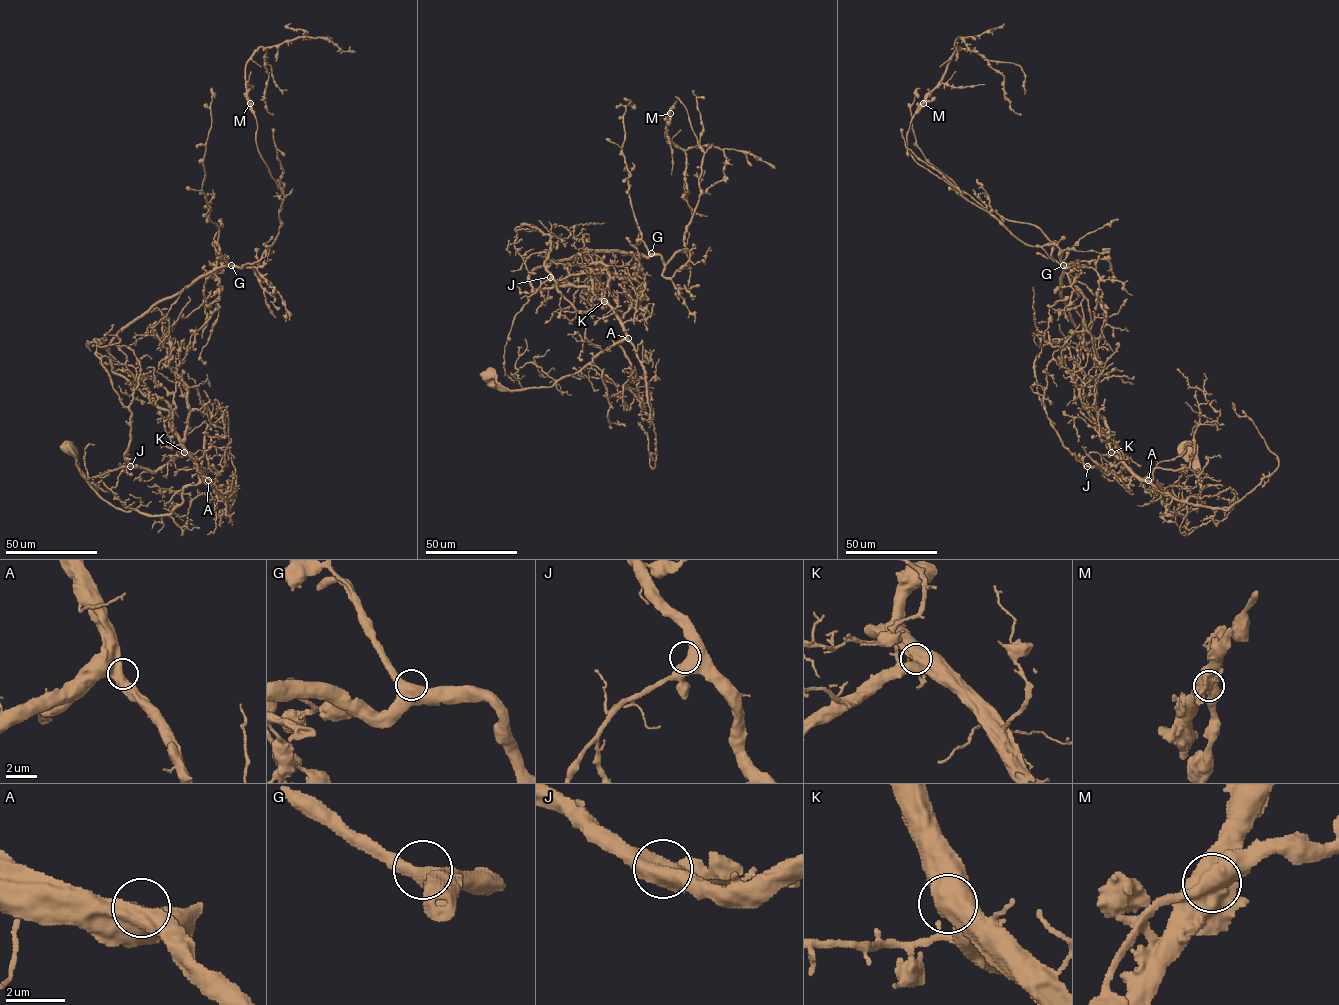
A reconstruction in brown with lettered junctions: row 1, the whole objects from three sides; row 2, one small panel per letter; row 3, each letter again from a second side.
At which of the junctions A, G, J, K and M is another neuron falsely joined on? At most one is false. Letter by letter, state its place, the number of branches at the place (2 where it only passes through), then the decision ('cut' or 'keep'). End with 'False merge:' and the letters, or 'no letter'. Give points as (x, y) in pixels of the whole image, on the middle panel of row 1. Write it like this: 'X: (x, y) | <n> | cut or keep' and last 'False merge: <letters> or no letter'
A: (628, 338) | 2 | keep
G: (651, 253) | 2 | keep
J: (550, 277) | 2 | keep
K: (604, 301) | 1 | keep
M: (670, 113) | 1 | cut
False merge: M

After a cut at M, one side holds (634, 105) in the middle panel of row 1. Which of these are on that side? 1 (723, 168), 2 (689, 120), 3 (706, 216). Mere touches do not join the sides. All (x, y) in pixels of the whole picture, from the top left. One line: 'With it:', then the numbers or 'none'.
With it: 2

